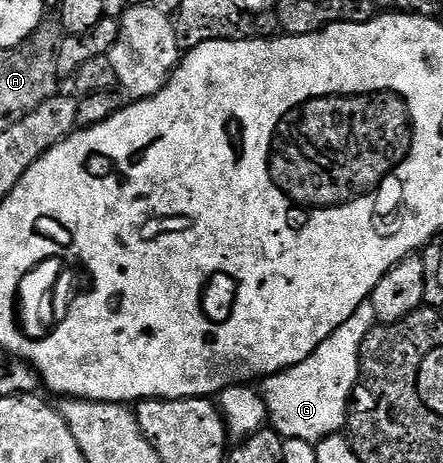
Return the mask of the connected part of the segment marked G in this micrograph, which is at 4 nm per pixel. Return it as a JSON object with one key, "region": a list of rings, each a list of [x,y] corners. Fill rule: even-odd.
{"region":[[[364,303],[361,307],[357,307],[357,311],[353,311],[353,315],[349,315],[349,319],[345,323],[341,323],[341,327],[337,327],[337,331],[333,331],[333,335],[329,335],[329,339],[325,339],[325,343],[321,343],[321,347],[317,347],[317,351],[313,351],[313,355],[309,355],[309,359],[297,363],[292,369],[285,369],[282,373],[274,373],[273,376],[266,378],[262,382],[261,392],[263,394],[263,402],[267,405],[270,428],[274,429],[284,439],[301,439],[302,441],[310,441],[312,443],[318,443],[327,437],[336,436],[347,424],[347,414],[351,399],[355,392],[355,386],[359,383],[359,352],[363,346],[363,341],[369,335],[369,331],[374,329],[376,324],[377,318],[373,307],[370,303]]]}

